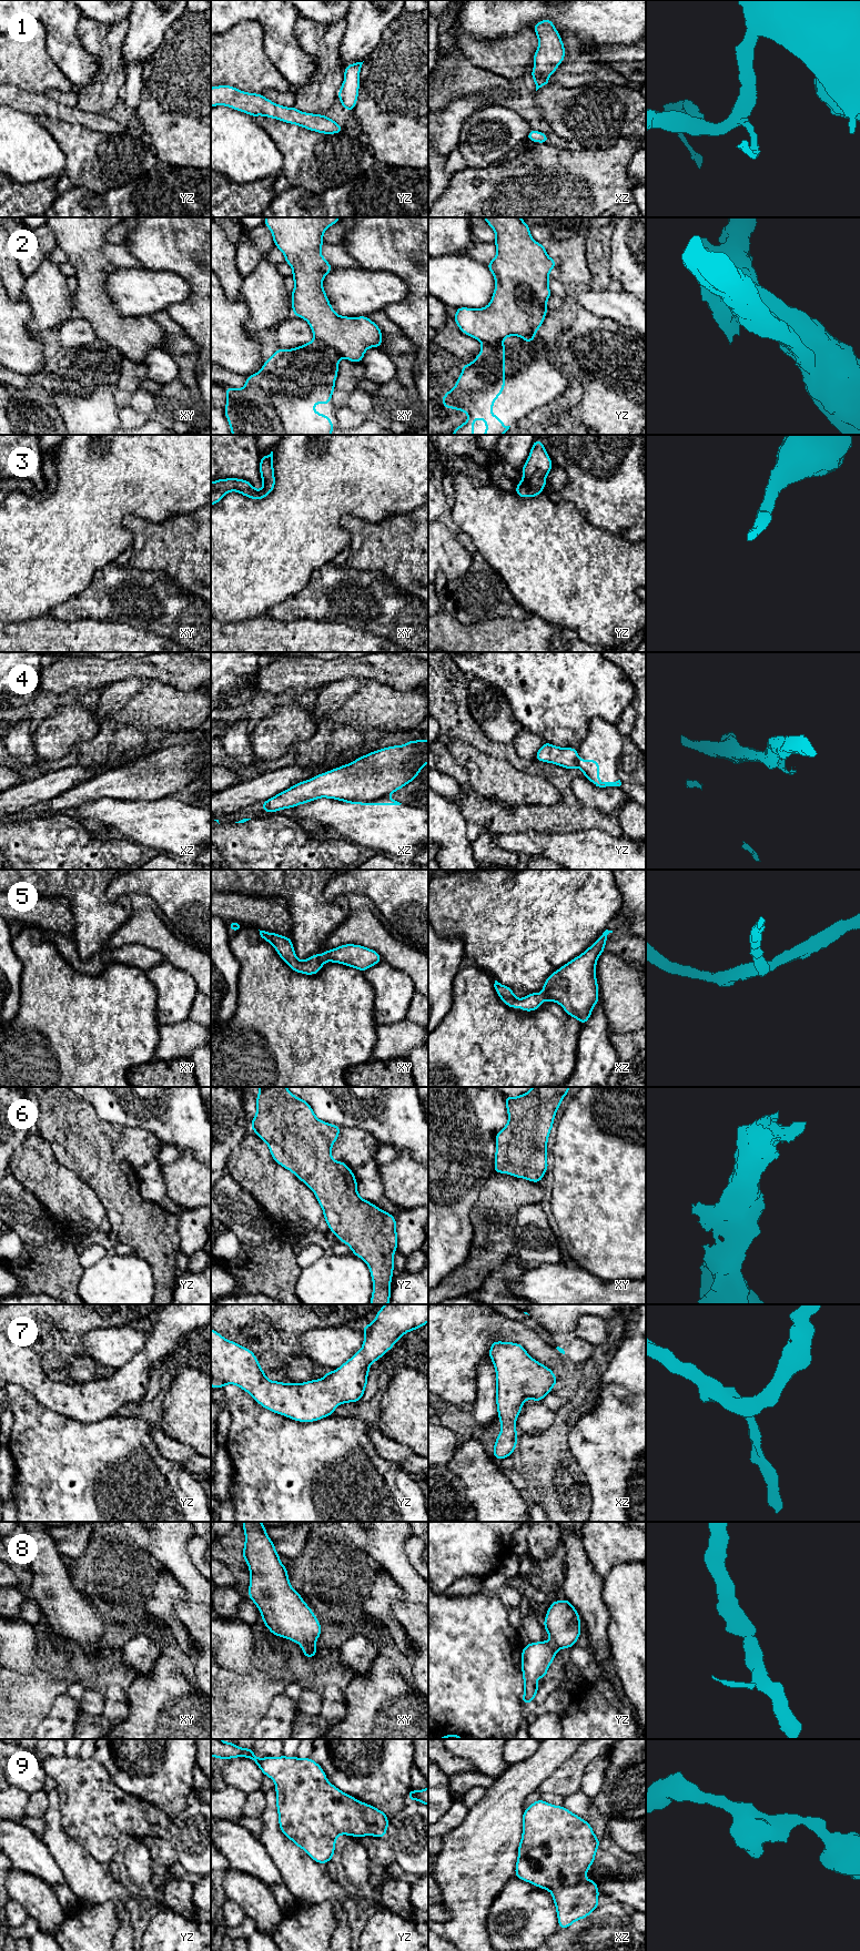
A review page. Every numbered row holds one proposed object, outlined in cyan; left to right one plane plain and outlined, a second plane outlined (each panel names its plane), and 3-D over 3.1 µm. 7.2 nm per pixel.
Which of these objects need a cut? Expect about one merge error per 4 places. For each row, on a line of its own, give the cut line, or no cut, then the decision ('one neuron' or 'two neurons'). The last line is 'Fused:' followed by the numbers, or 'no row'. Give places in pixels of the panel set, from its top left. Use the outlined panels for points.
1: cut none; one neuron
2: cut xy (314, 337), (332, 346), (341, 356); two neurons
3: cut none; one neuron
4: cut xz (385, 795), (373, 800), (345, 801); two neurons
5: cut none; one neuron
6: cut none; one neuron
7: cut none; one neuron
8: cut none; one neuron
9: cut none; one neuron
Fused: 2, 4

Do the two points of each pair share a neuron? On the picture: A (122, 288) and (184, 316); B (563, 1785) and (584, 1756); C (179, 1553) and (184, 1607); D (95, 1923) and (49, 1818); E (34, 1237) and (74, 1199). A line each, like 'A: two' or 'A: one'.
A: two
B: one
C: one
D: two
E: two

